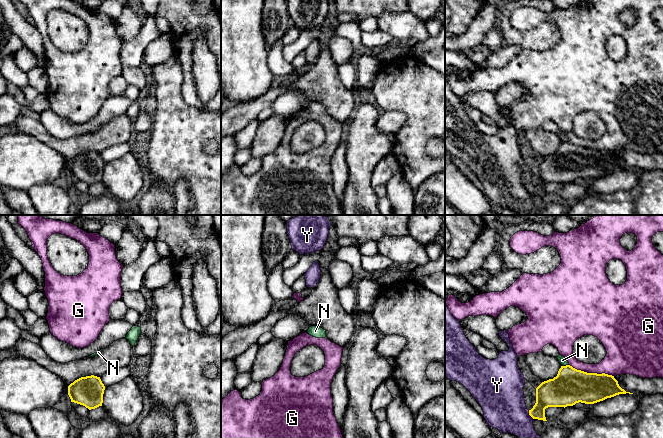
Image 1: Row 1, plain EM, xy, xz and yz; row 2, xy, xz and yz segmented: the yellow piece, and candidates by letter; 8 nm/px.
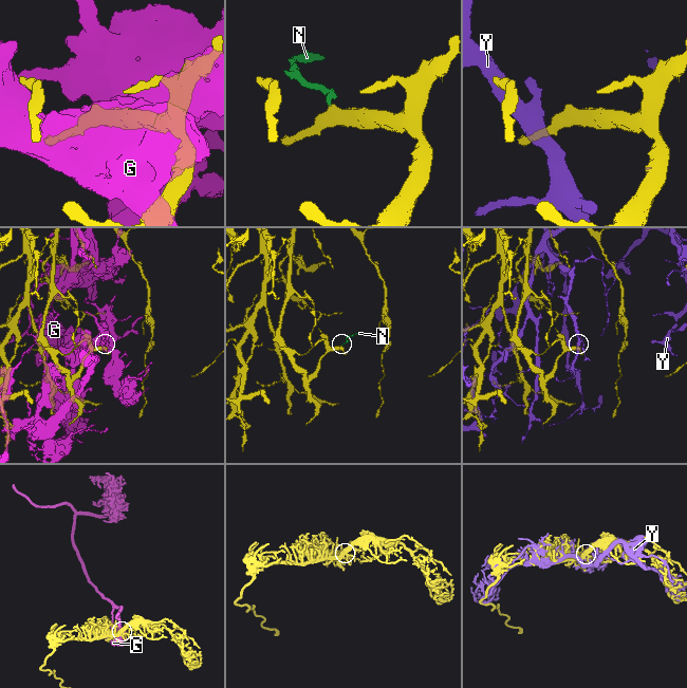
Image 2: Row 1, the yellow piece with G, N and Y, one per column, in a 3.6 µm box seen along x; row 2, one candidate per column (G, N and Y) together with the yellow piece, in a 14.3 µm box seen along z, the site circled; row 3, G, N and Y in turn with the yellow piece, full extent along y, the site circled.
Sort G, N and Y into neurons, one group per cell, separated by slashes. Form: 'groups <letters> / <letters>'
groups G / N / Y

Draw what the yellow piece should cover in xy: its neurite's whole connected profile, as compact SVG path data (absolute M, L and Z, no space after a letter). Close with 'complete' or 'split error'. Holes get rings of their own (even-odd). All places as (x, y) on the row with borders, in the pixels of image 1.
M91 375L81 377L68 386L71 402L80 404L89 410L102 406L105 386L100 377Z | complete

